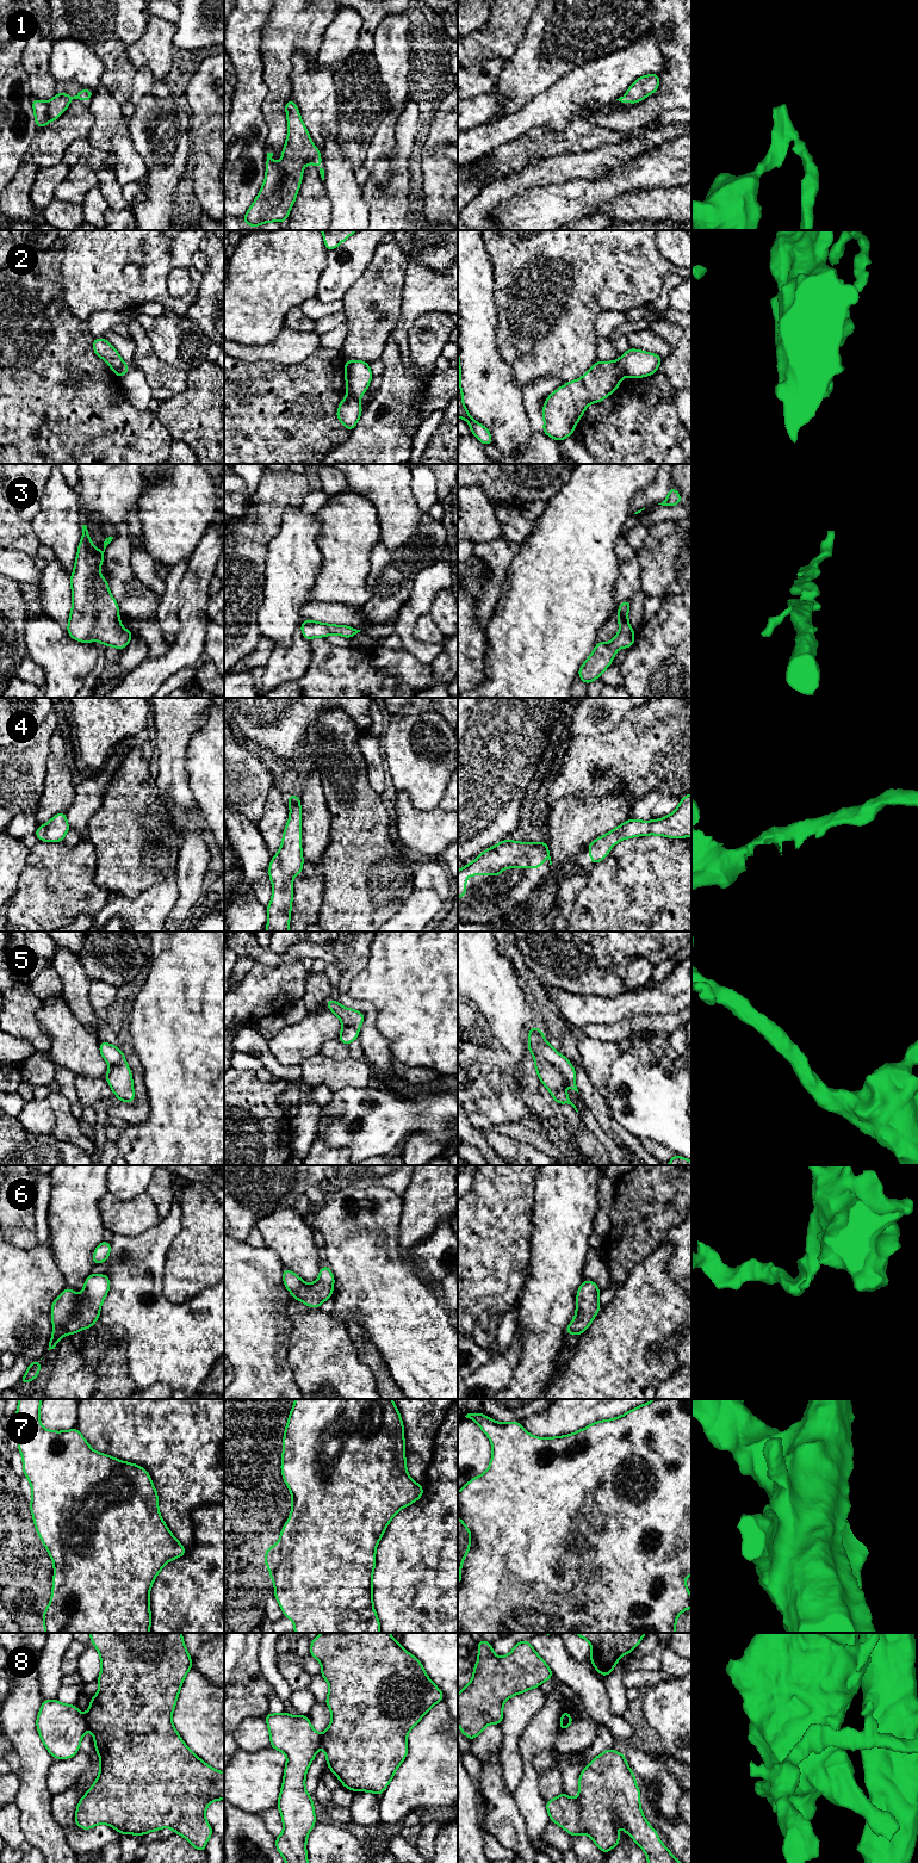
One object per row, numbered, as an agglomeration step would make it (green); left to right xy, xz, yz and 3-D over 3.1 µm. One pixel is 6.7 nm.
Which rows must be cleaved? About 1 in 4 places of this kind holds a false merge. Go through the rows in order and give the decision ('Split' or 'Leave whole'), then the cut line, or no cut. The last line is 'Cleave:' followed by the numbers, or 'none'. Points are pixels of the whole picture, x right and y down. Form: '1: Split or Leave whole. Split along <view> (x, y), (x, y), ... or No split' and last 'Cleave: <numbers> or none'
1: Leave whole. No split
2: Split. Split along yz (616, 360), (625, 375)
3: Leave whole. No split
4: Leave whole. No split
5: Leave whole. No split
6: Leave whole. No split
7: Split. Split along yz (585, 1573), (578, 1577), (577, 1583), (566, 1595), (568, 1628)
8: Split. Split along xy (85, 1716), (88, 1727)
Cleave: 2, 7, 8

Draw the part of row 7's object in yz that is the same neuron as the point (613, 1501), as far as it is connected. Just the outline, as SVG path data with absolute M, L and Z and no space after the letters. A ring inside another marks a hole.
M653 1399L653 1400L652 1400L652 1401L650 1401L650 1403L645 1403L645 1404L643 1404L643 1405L640 1405L640 1406L637 1406L637 1407L634 1407L634 1409L632 1409L632 1410L631 1410L631 1411L628 1411L628 1412L626 1412L626 1413L625 1413L625 1415L622 1415L622 1416L619 1416L619 1417L615 1417L615 1418L613 1418L613 1419L604 1419L604 1421L597 1421L597 1422L595 1422L595 1423L593 1423L593 1424L590 1424L590 1425L588 1425L588 1426L585 1426L585 1428L584 1428L584 1429L582 1429L582 1430L578 1430L578 1431L576 1431L576 1432L572 1432L572 1434L569 1434L569 1435L566 1435L566 1436L554 1436L554 1437L550 1437L550 1438L541 1438L541 1437L536 1437L536 1436L533 1436L533 1435L531 1435L531 1434L528 1434L528 1432L527 1432L527 1431L526 1431L526 1430L525 1430L525 1429L523 1429L523 1426L522 1426L522 1425L521 1425L521 1423L520 1423L520 1422L510 1422L510 1423L498 1423L498 1422L496 1422L496 1421L494 1421L494 1419L490 1419L490 1418L489 1418L489 1417L486 1417L486 1416L485 1416L485 1415L483 1415L483 1413L479 1413L479 1412L474 1412L474 1413L467 1413L467 1415L466 1415L466 1416L465 1416L465 1417L466 1417L466 1418L470 1418L470 1419L472 1419L472 1421L474 1421L474 1422L476 1422L476 1423L477 1423L477 1425L478 1425L478 1426L479 1426L479 1428L480 1428L480 1429L482 1429L482 1430L483 1430L483 1431L484 1431L484 1432L485 1432L485 1434L486 1434L486 1436L488 1436L488 1437L489 1437L489 1438L490 1438L490 1442L491 1442L491 1447L492 1447L492 1455L491 1455L491 1461L490 1461L490 1465L489 1465L489 1468L488 1468L488 1469L486 1469L486 1471L485 1471L485 1472L484 1472L484 1473L483 1473L483 1474L482 1474L482 1475L478 1475L478 1477L476 1477L476 1478L473 1478L473 1479L471 1479L471 1480L469 1480L469 1481L467 1481L467 1484L466 1484L466 1485L465 1485L465 1486L464 1486L464 1487L463 1487L463 1488L461 1488L461 1490L460 1490L460 1491L459 1491L459 1492L458 1492L458 1518L459 1518L459 1520L460 1520L460 1521L461 1521L461 1523L463 1523L463 1524L464 1524L464 1525L465 1525L465 1528L466 1528L466 1529L467 1529L467 1531L469 1531L469 1533L470 1533L470 1535L471 1535L471 1536L470 1536L470 1540L469 1540L469 1549L467 1549L467 1552L466 1552L466 1553L465 1553L465 1555L464 1555L464 1558L463 1558L463 1560L461 1560L461 1562L460 1562L460 1568L459 1568L459 1576L460 1576L460 1583L459 1583L459 1584L458 1584L458 1633L675 1633L675 1632L676 1632L676 1620L677 1620L677 1617L678 1617L678 1615L680 1615L680 1614L681 1614L681 1613L682 1613L682 1611L684 1611L684 1610L687 1610L687 1609L689 1609L689 1608L691 1608L691 1597L690 1597L690 1592L689 1592L689 1590L688 1590L688 1586L687 1586L687 1584L686 1584L686 1582L684 1582L684 1577L686 1577L686 1576L691 1576L691 1399ZM584 1574L587 1574L587 1576L588 1576L588 1577L589 1577L589 1578L590 1578L590 1579L591 1579L591 1580L593 1580L593 1584L594 1584L594 1589L593 1589L593 1590L591 1590L591 1593L593 1593L593 1599L591 1599L591 1601L590 1601L590 1603L591 1603L591 1604L593 1604L593 1605L594 1605L594 1607L595 1607L595 1609L596 1609L596 1610L597 1610L597 1611L598 1611L598 1614L600 1614L600 1615L601 1615L601 1624L602 1624L602 1627L601 1627L601 1628L567 1628L567 1627L566 1627L566 1595L567 1595L567 1592L569 1592L569 1591L570 1591L570 1590L571 1590L571 1589L572 1589L572 1587L573 1587L573 1586L575 1586L575 1585L576 1585L576 1584L577 1584L577 1579L578 1579L578 1577L579 1577L579 1576L584 1576Z

